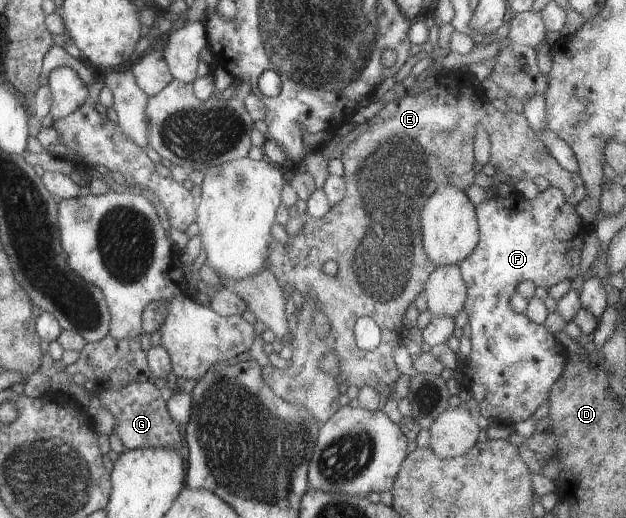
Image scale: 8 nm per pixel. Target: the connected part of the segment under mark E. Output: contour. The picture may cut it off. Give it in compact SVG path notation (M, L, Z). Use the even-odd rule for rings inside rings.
M448 70L447 74L438 75L436 80L438 85L433 89L423 89L415 96L407 94L383 105L373 118L366 121L367 128L343 150L340 159L343 163L342 178L346 194L342 200L330 206L325 216L319 220L311 218L306 211L303 212L299 217L303 221L303 228L295 236L288 236L285 246L275 240L269 242L269 271L275 276L285 297L295 289L301 293L304 302L298 309L295 336L289 343L292 350L289 368L281 370L267 365L260 368L261 378L273 394L291 404L305 406L321 424L340 408L338 386L341 382L347 382L348 386L357 389L371 386L382 400L394 394L393 386L400 377L393 362L393 342L399 339L395 326L402 324L408 305L424 290L425 280L435 268L427 259L421 243L419 214L425 200L437 190L437 186L451 184L465 192L473 184L473 138L476 126L485 130L489 136L488 162L496 172L507 174L518 181L545 180L550 186L561 190L565 202L573 207L581 205L588 198L588 188L583 184L581 176L567 172L557 164L531 130L525 116L509 109L504 112L495 110L487 100L480 82L469 71ZM328 260L337 264L337 272L333 276L327 276L322 270L323 264ZM315 310L321 310L329 320L329 332L325 338L319 338L311 328L311 316ZM363 316L373 318L381 332L380 344L371 351L357 348L353 336L355 322ZM327 352L335 352L339 360L341 372L338 377L331 377L319 368L319 360Z

